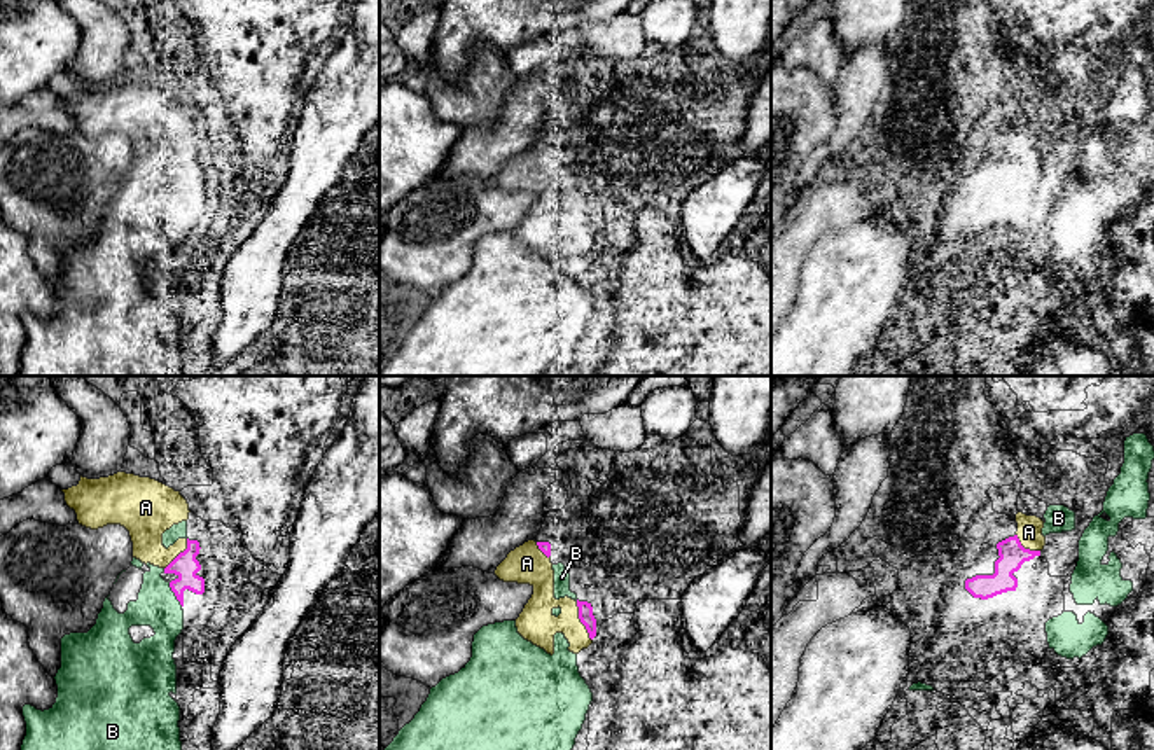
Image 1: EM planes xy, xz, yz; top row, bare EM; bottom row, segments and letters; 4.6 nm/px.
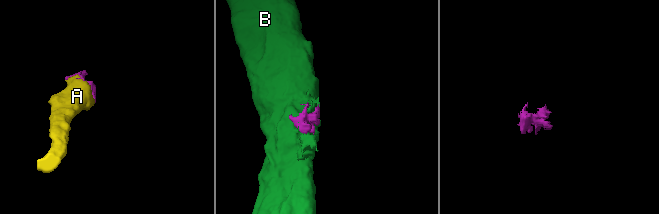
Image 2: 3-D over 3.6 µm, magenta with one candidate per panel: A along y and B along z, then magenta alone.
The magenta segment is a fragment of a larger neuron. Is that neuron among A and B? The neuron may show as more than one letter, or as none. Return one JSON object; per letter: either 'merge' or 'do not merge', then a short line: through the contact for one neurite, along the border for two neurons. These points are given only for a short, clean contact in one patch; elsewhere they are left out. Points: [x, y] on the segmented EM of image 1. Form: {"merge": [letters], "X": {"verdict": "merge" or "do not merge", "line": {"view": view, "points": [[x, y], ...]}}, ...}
{"merge": ["A"], "A": {"verdict": "merge"}, "B": {"verdict": "do not merge"}}

